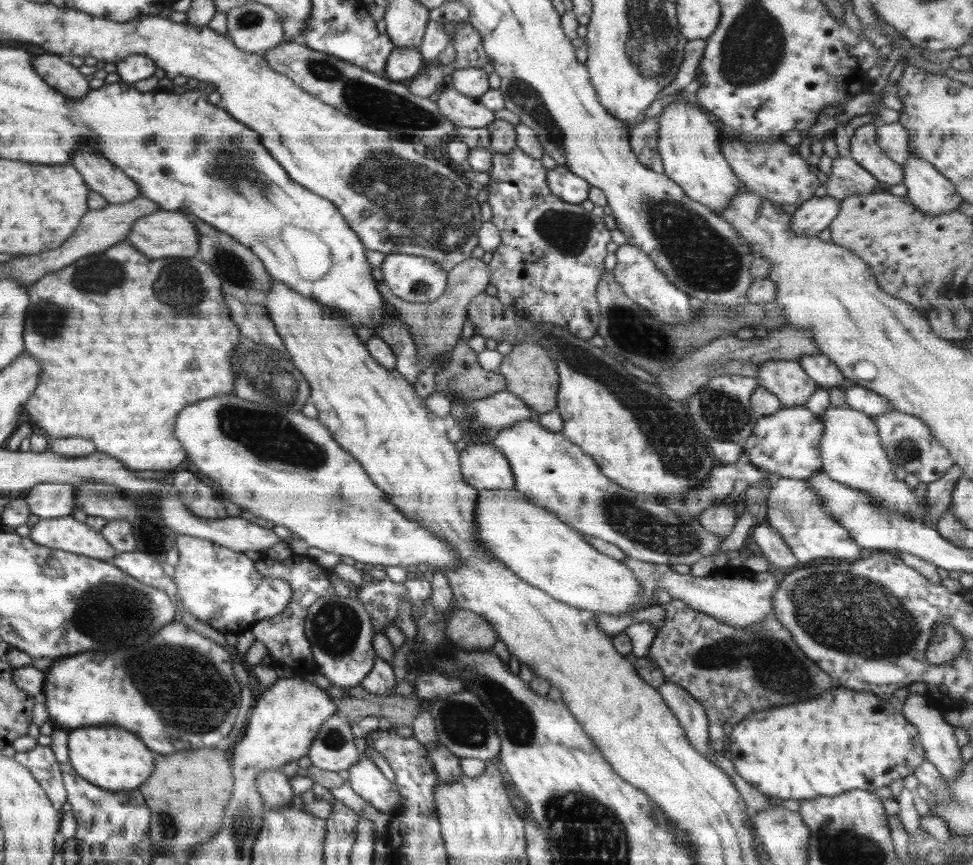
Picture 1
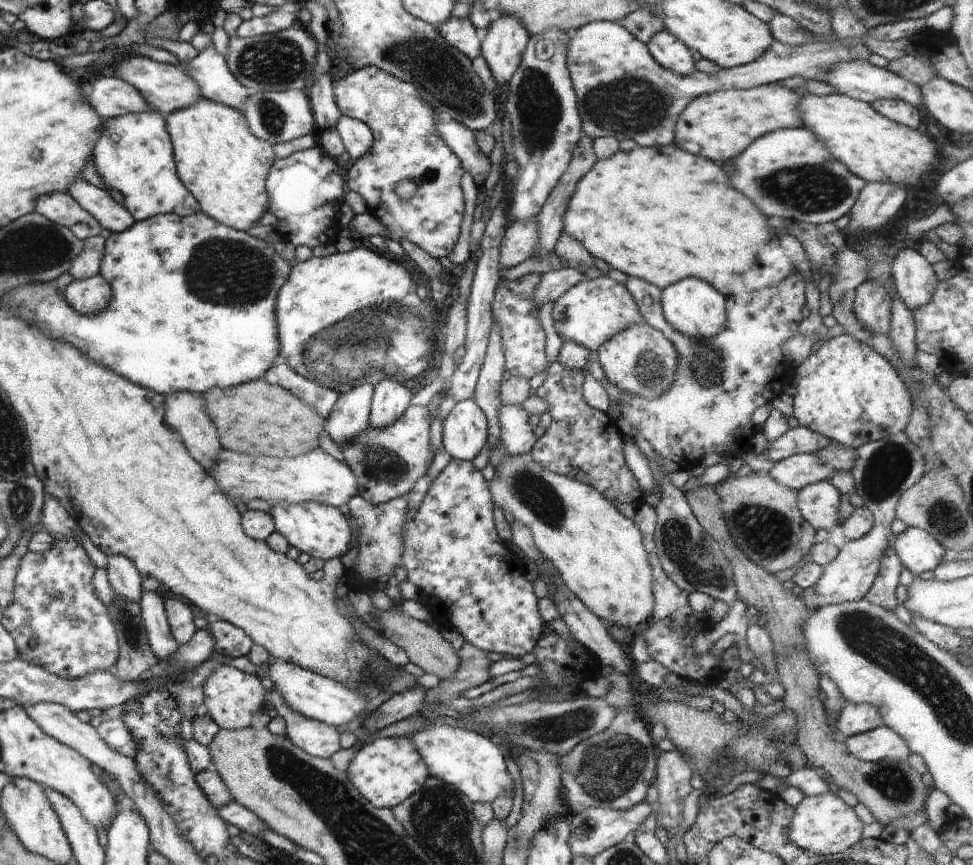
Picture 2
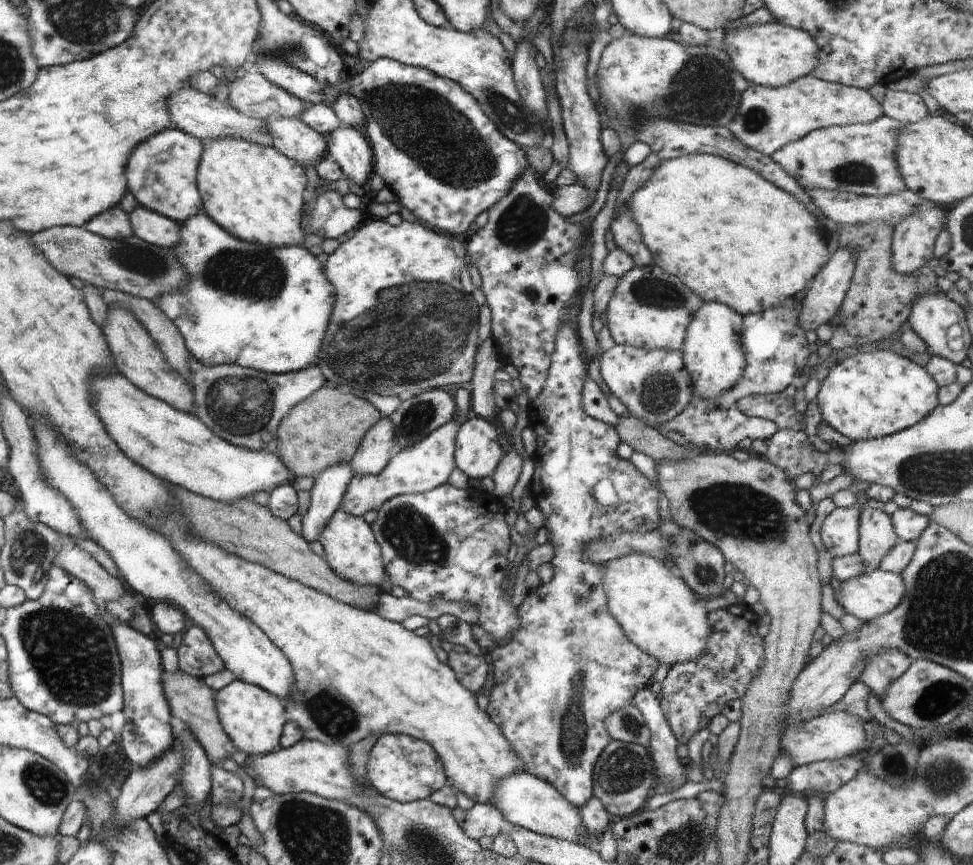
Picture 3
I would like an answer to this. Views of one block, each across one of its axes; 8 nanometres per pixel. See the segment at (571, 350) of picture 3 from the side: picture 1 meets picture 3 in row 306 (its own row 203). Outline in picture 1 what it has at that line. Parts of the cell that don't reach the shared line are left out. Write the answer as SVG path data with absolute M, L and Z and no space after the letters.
M560 165L547 170L547 183L552 194L572 204L582 203L588 199L588 189L591 187L584 178Z

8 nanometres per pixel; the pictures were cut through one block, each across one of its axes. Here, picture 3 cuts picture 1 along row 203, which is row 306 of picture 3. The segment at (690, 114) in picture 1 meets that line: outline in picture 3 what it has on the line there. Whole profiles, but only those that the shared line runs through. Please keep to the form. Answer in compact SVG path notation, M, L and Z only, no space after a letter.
M702 301L702 306L696 314L692 314L692 322L688 324L686 338L682 344L682 354L685 369L690 374L696 396L702 400L712 400L732 390L746 366L746 356L742 350L743 315L738 314L720 302Z

